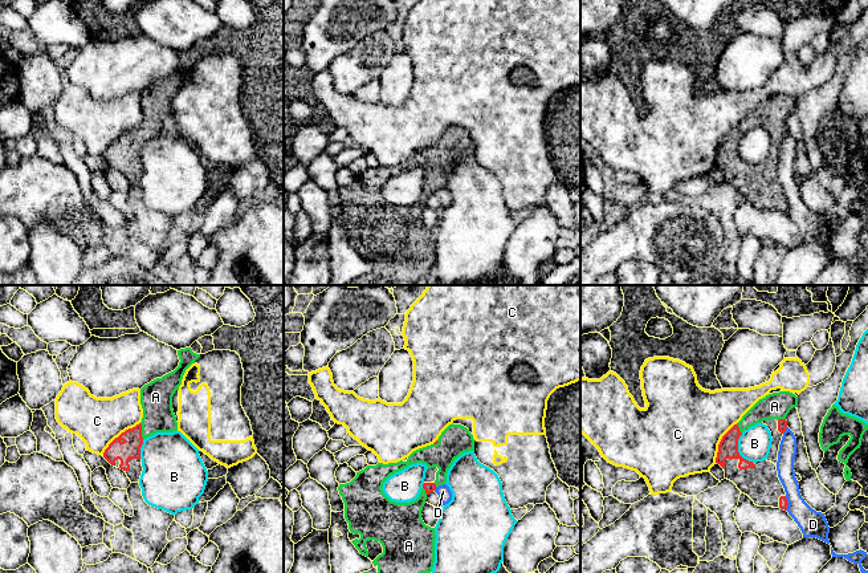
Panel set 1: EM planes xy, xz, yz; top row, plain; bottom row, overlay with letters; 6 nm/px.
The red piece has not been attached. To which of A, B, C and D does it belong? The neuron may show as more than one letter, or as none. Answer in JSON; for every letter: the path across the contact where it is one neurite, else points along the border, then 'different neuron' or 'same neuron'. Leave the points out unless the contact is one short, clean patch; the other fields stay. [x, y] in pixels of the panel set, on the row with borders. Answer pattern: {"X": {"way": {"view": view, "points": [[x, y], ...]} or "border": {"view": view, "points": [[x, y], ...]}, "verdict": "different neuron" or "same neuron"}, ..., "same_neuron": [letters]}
{"A": {"verdict": "same neuron"}, "B": {"verdict": "different neuron"}, "C": {"border": {"view": "xy", "points": [[139, 422], [122, 431], [102, 455]]}, "verdict": "different neuron"}, "D": {"verdict": "different neuron"}, "same_neuron": ["A"]}

